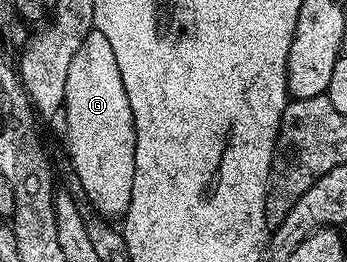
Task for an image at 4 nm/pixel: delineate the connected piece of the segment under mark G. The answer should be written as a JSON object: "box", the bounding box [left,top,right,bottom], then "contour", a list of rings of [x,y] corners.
{"box":[62,30,136,217],"contour":[[[93,30],[86,34],[66,76],[66,91],[62,108],[62,120],[68,130],[68,151],[66,157],[72,162],[72,172],[80,182],[80,191],[89,199],[90,207],[105,217],[123,216],[130,205],[134,189],[134,149],[136,148],[136,130],[134,113],[130,113],[130,97],[122,85],[122,73],[118,73],[118,61],[114,58],[114,49],[106,41],[106,33]]]}

